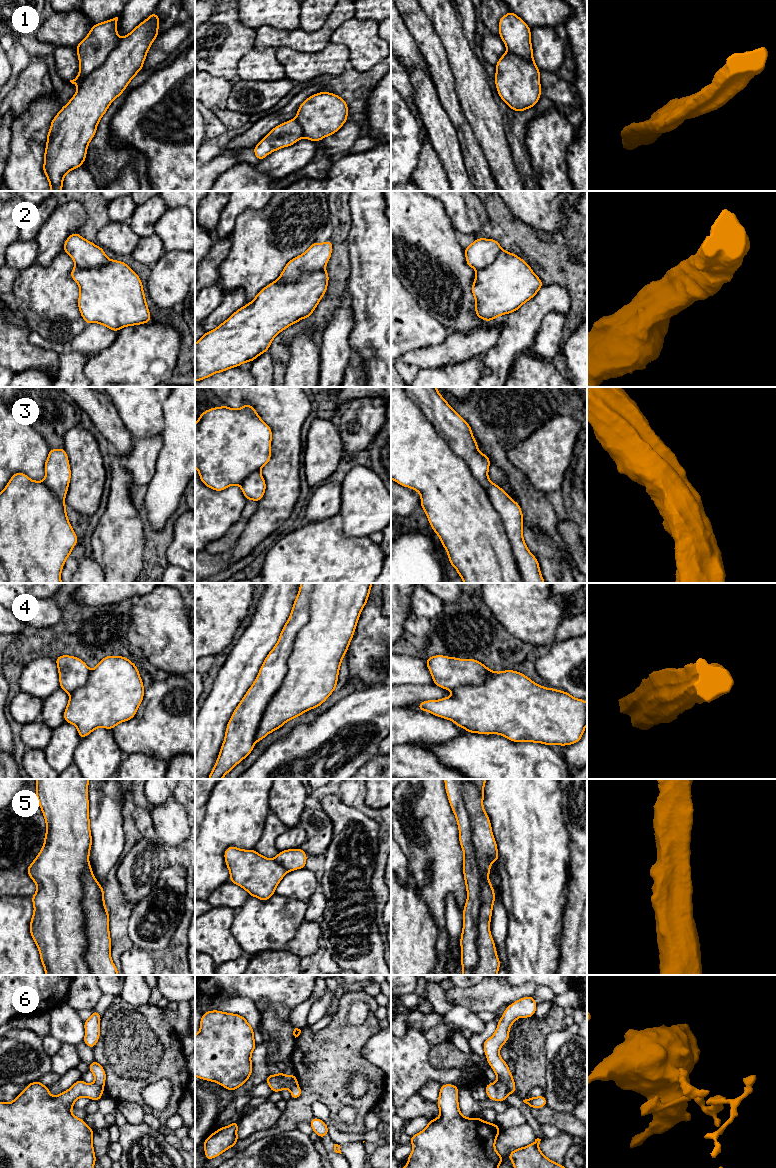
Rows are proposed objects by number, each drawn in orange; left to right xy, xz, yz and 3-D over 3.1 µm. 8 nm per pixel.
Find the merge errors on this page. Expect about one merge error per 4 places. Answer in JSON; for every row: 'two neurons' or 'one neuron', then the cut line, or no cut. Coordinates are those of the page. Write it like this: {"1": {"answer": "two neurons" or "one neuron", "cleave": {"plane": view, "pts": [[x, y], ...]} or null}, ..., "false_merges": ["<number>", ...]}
{"1": {"answer": "one neuron", "cleave": null}, "2": {"answer": "one neuron", "cleave": null}, "3": {"answer": "one neuron", "cleave": null}, "4": {"answer": "one neuron", "cleave": null}, "5": {"answer": "one neuron", "cleave": null}, "6": {"answer": "two neurons", "cleave": {"plane": "yz", "pts": [[498, 1079], [510, 1092]]}}, "false_merges": ["6"]}

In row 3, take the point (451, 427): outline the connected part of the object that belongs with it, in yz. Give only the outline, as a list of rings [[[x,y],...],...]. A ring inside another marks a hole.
[[[391,387],[391,479],[420,493],[421,507],[429,523],[447,551],[450,564],[464,583],[545,583],[537,558],[530,553],[523,539],[523,514],[515,502],[497,484],[488,478],[490,458],[479,452],[470,425],[448,404],[436,387]]]

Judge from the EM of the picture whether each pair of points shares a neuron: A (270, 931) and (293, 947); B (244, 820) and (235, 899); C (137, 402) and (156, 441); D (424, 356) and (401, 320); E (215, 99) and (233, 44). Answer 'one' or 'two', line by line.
A: two
B: two
C: one
D: two
E: two

